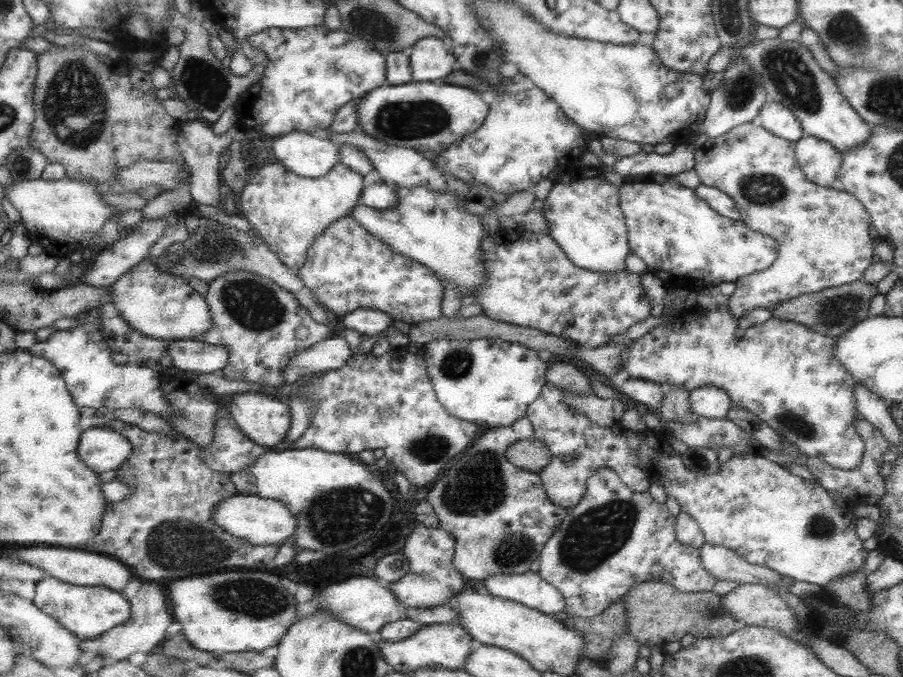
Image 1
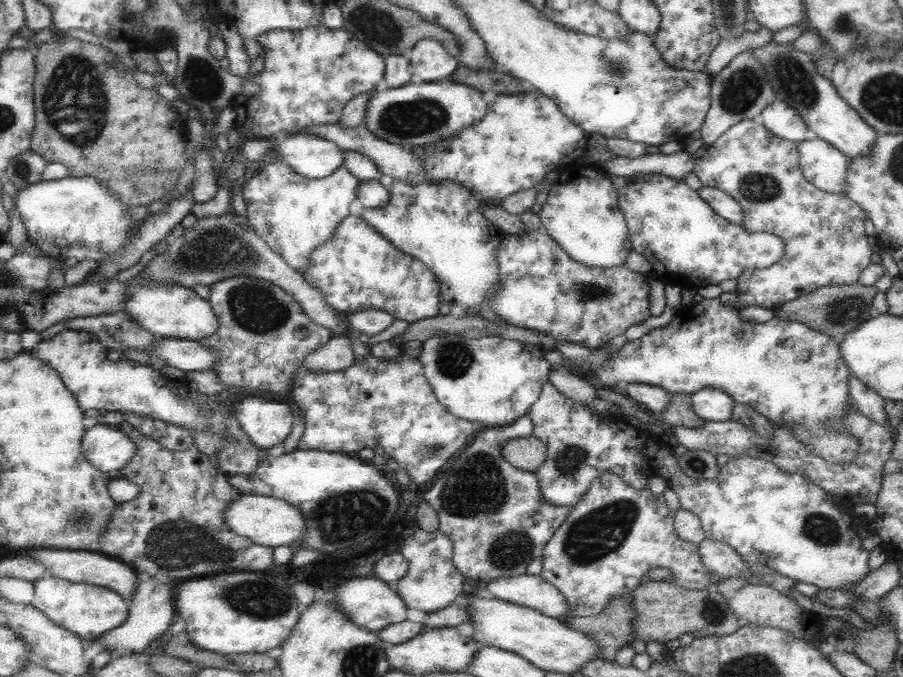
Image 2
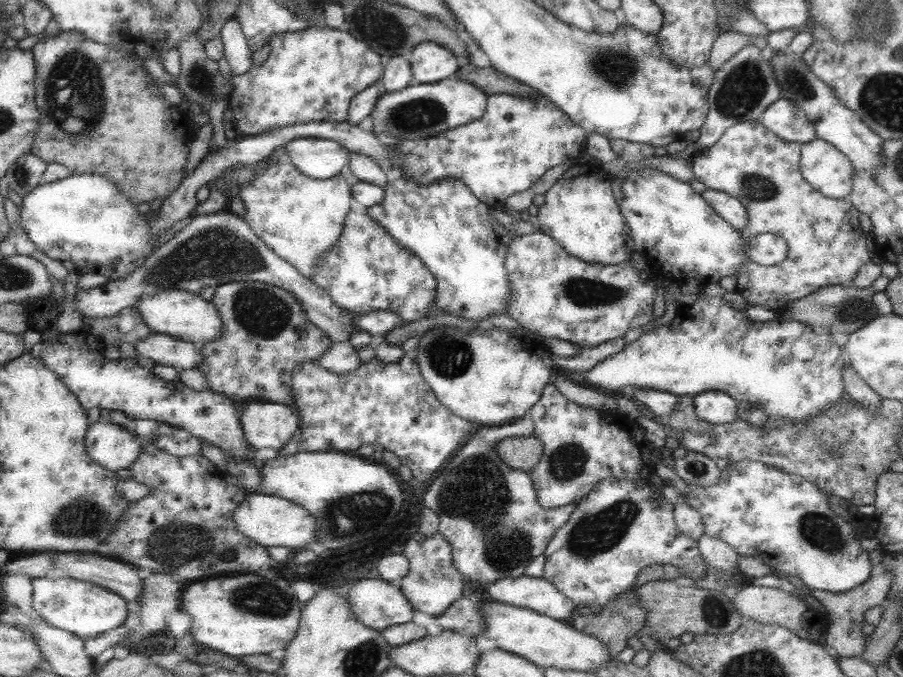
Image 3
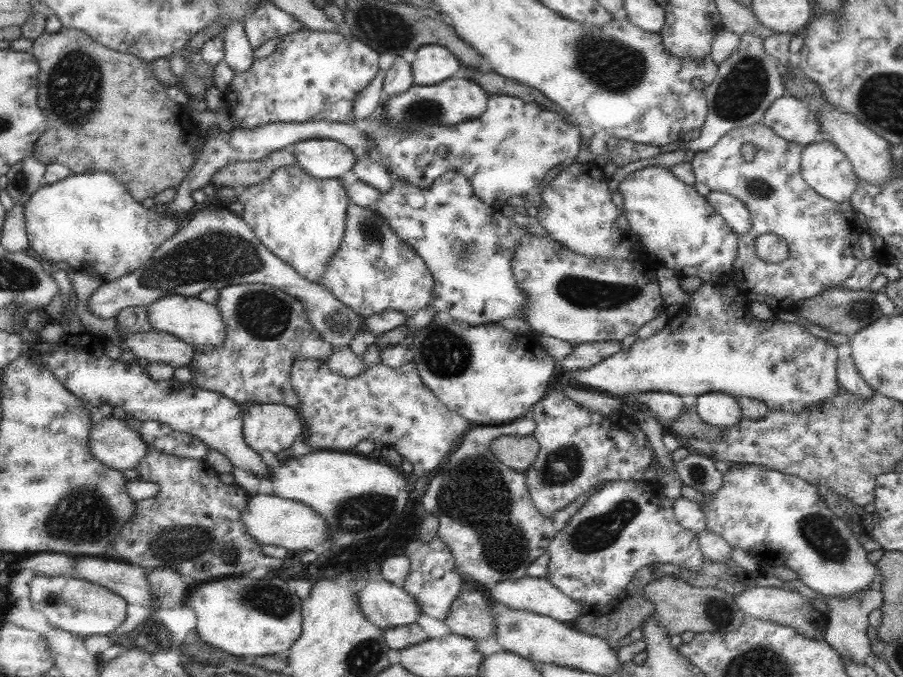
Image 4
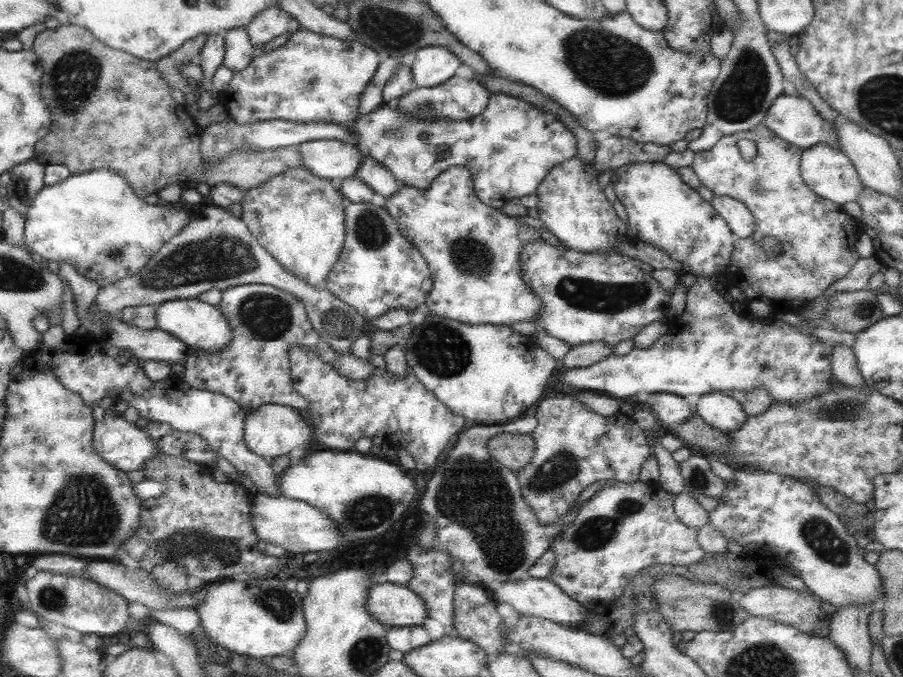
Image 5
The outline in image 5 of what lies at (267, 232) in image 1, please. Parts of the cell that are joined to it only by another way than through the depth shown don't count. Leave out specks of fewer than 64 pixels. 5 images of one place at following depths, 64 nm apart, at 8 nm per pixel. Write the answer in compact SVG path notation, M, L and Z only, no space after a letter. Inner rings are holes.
M305 166L285 170L265 184L245 190L241 222L249 234L275 258L281 270L311 288L325 288L325 280L339 258L345 242L345 206L335 182L317 178Z

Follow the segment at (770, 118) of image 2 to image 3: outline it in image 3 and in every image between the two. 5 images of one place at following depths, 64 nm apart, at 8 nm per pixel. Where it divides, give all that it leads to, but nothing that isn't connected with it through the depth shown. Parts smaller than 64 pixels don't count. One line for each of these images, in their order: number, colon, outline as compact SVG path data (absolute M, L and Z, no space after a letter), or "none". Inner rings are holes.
3: M789 98L775 100L759 118L759 122L785 142L795 142L805 146L805 142L815 140L815 128L811 118L807 118L795 102Z

